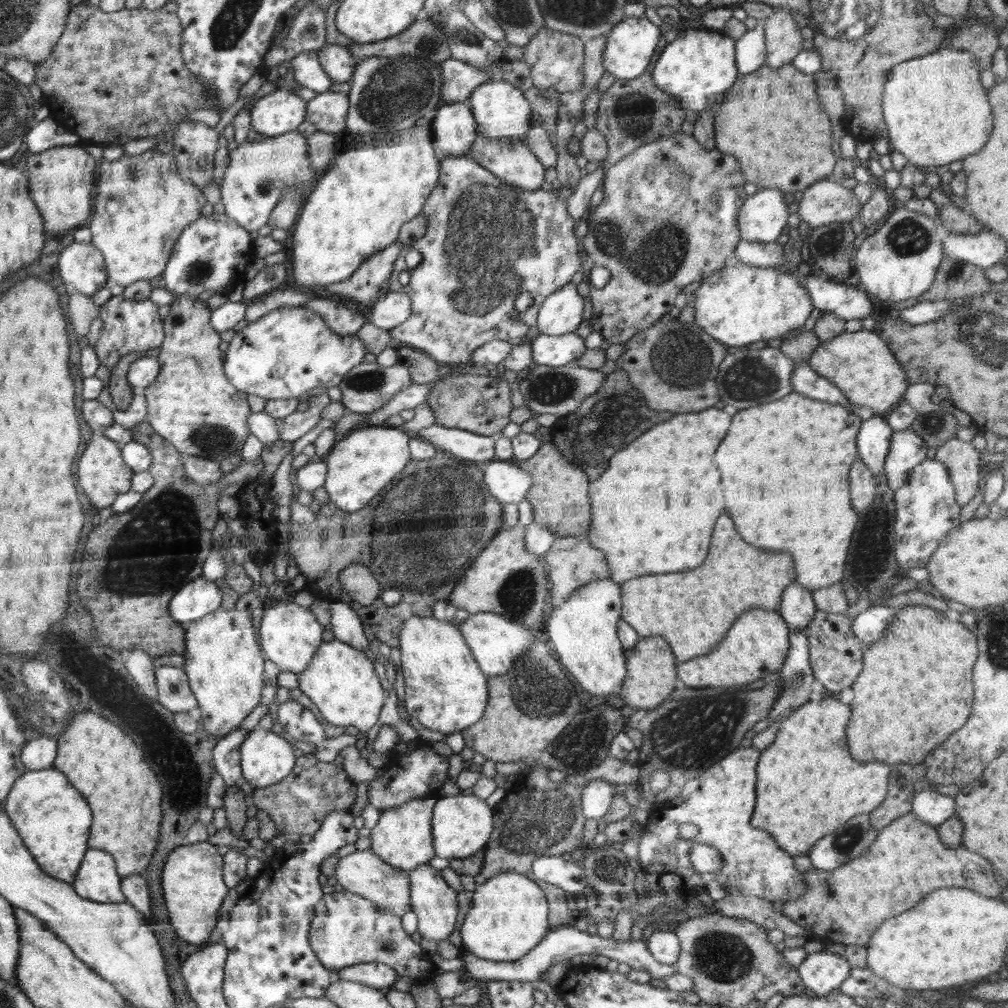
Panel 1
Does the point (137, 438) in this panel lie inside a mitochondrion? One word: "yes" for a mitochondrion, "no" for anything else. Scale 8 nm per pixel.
no

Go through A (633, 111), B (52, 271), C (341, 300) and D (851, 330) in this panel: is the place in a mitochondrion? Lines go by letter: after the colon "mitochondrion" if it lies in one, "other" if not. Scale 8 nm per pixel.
A: mitochondrion
B: other
C: other
D: other

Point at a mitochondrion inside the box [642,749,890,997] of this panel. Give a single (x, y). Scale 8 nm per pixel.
(722, 956)

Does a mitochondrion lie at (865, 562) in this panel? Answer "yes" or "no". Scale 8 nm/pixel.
yes

